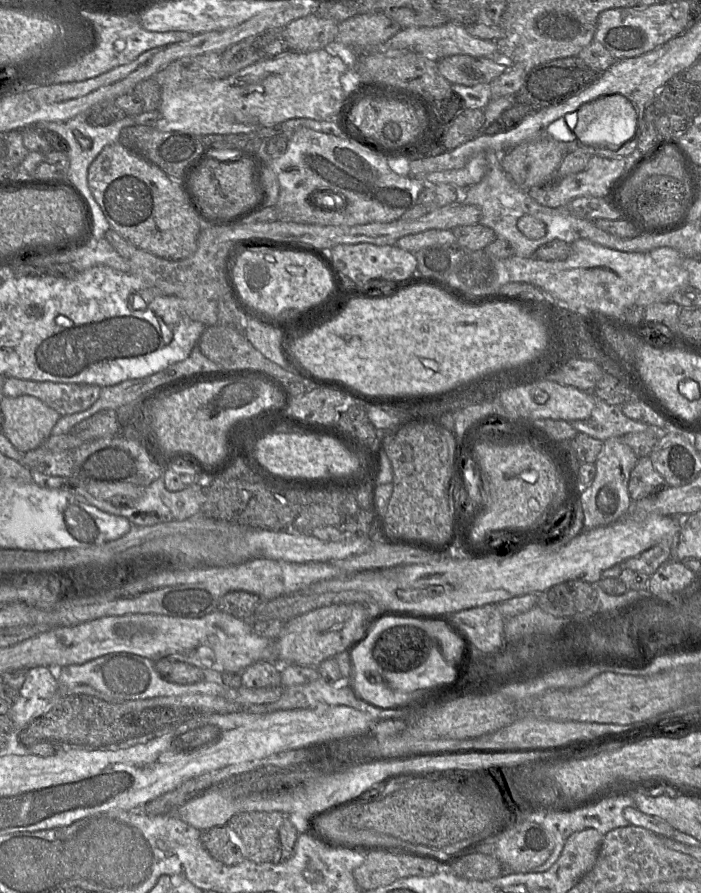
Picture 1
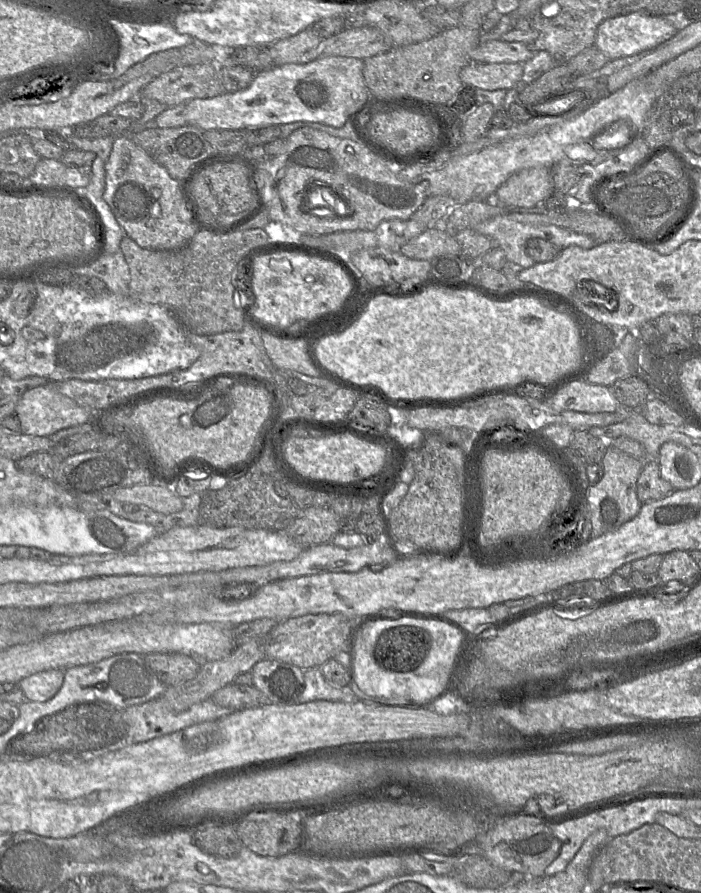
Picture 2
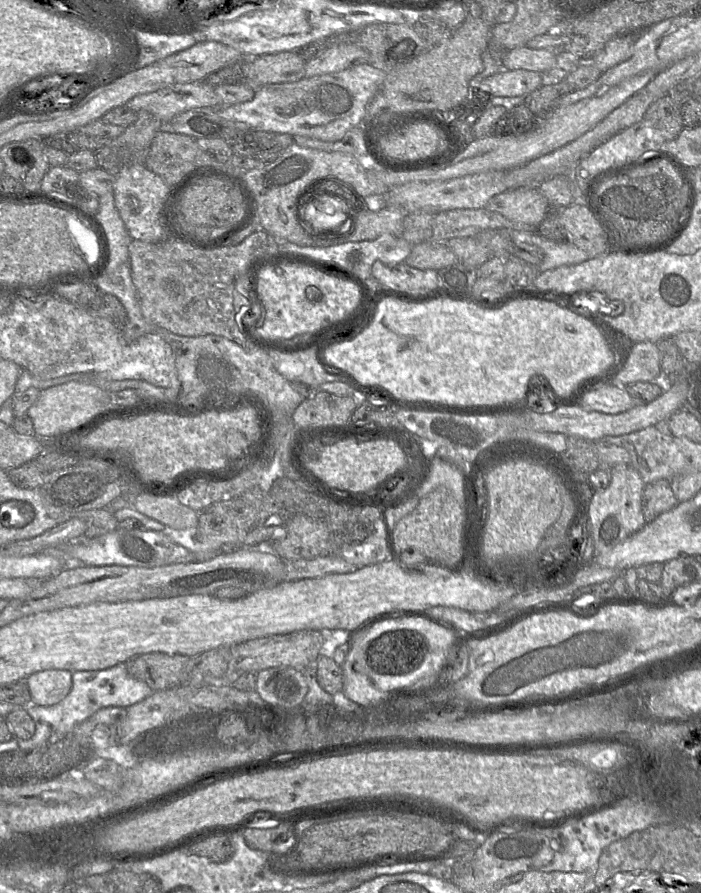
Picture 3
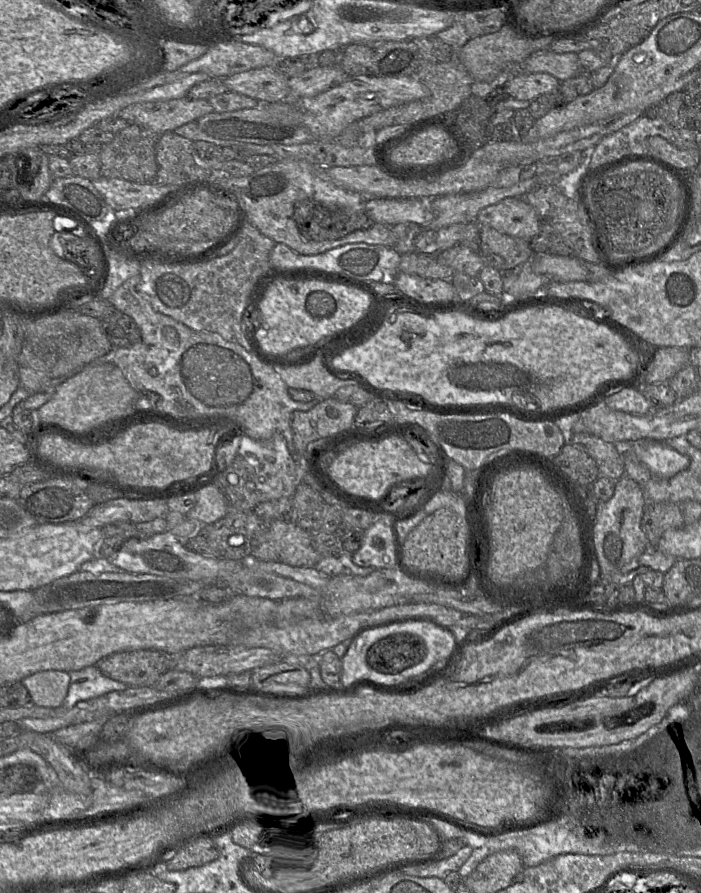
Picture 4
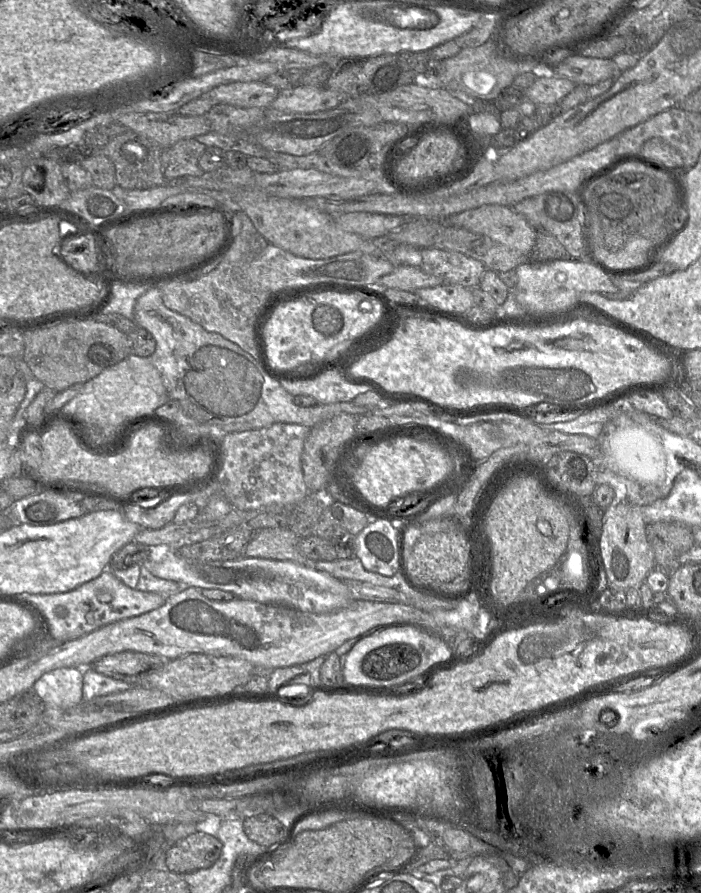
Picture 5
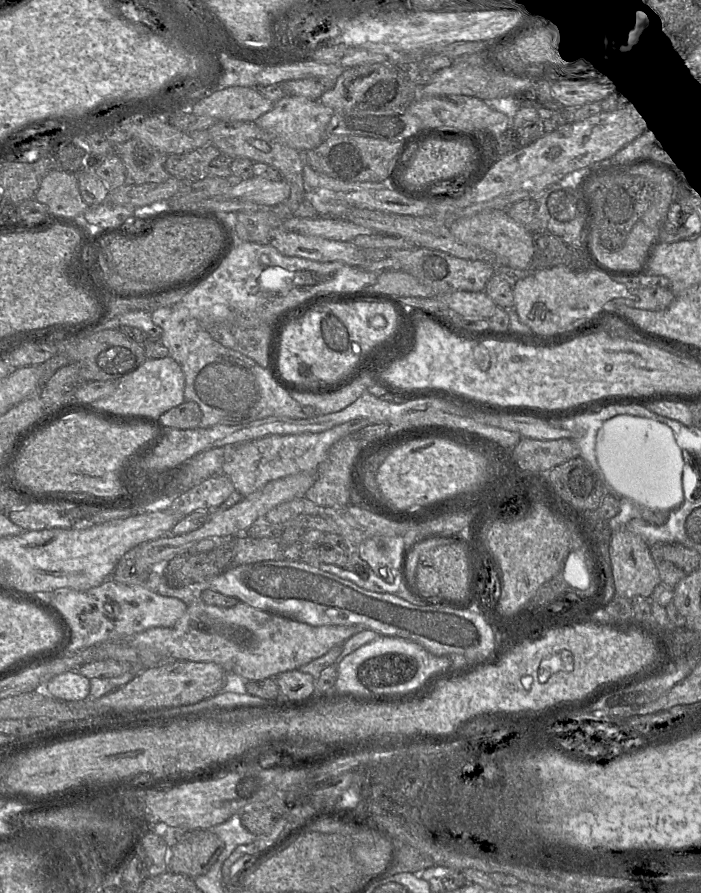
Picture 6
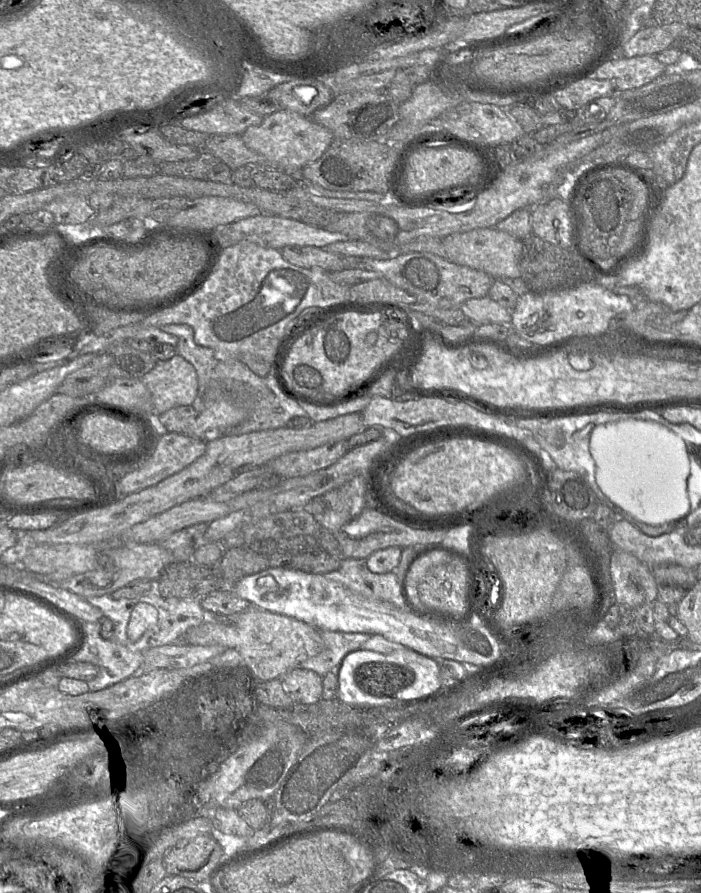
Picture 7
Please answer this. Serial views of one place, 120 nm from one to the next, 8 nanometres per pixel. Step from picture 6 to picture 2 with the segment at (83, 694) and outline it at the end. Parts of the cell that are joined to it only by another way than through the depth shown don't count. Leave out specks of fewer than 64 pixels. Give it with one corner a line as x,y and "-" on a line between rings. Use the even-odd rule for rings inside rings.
51,669
32,674
19,682
26,699
32,702
45,702
60,690
66,669

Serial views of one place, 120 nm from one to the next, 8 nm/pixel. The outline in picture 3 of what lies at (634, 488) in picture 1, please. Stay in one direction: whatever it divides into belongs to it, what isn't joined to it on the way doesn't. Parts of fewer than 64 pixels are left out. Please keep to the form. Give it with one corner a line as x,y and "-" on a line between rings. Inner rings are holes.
668,479
645,484
642,492
642,511
645,522
653,521
660,514
673,509
679,502

